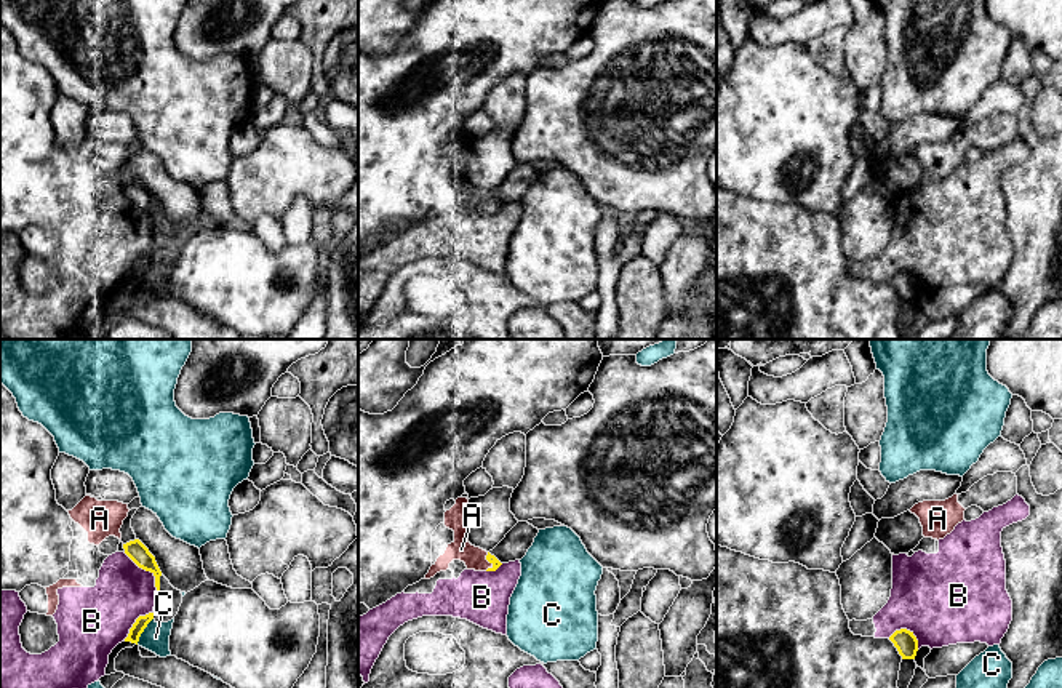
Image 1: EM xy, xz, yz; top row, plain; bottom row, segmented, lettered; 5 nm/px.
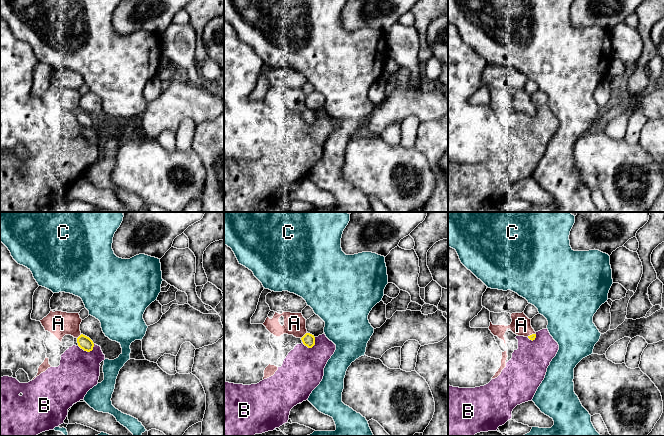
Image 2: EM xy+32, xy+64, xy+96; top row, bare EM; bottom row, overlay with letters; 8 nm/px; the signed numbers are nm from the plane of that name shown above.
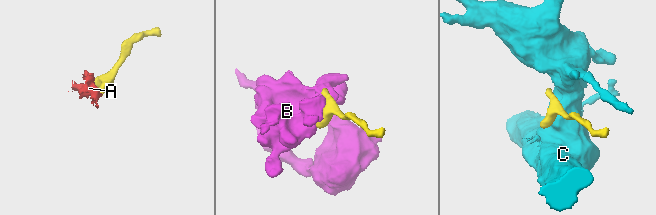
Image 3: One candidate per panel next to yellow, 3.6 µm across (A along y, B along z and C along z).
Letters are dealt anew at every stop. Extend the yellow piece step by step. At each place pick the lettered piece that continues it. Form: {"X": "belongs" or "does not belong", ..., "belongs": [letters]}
{"A": "belongs", "B": "does not belong", "C": "does not belong", "belongs": ["A"]}

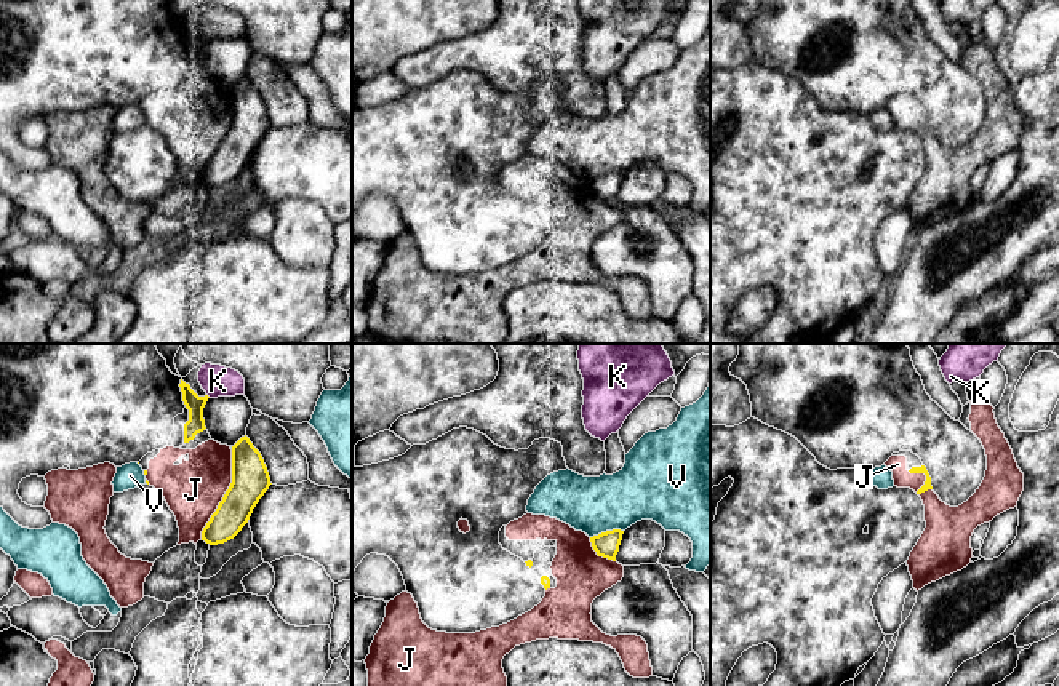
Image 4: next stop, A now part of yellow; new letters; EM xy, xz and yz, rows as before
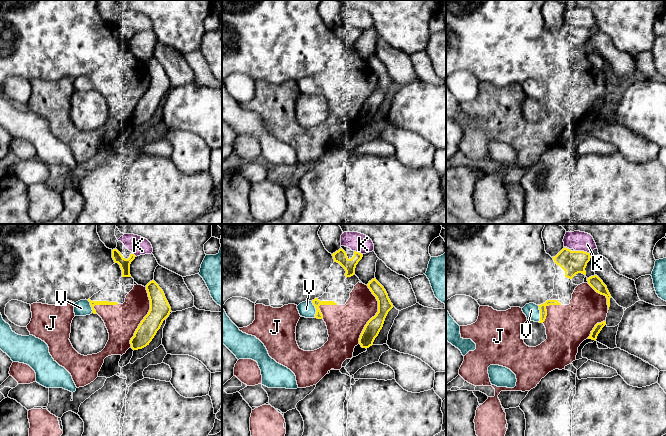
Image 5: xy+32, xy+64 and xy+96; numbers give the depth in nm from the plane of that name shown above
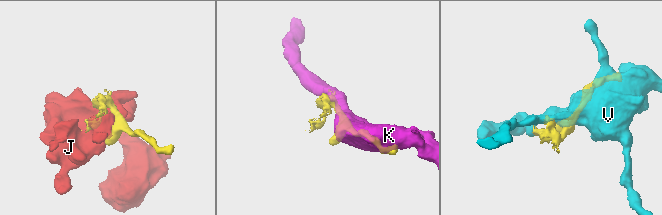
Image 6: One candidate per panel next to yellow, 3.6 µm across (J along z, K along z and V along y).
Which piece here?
{"J": "does not belong", "K": "does not belong", "V": "does not belong", "belongs": []}

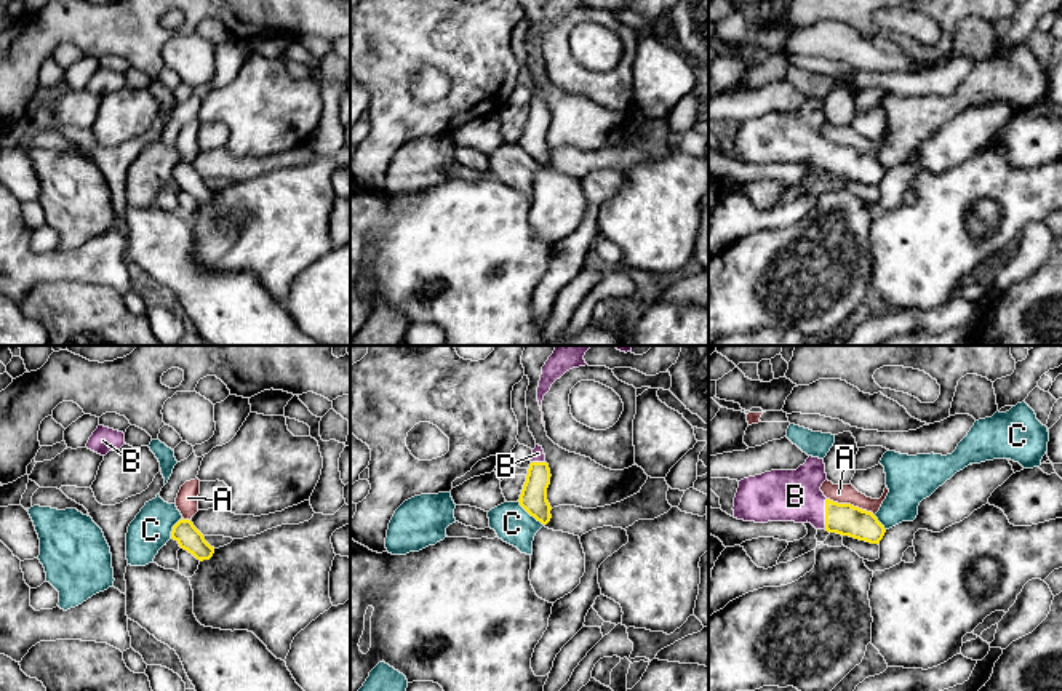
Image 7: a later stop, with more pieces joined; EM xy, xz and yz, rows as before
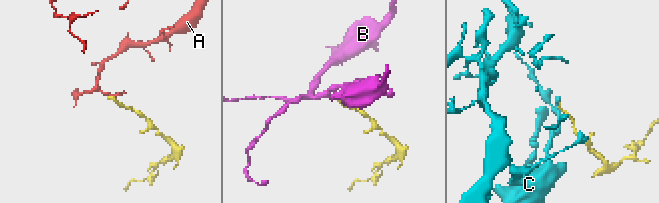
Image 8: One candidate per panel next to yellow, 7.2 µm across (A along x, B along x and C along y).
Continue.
{"A": "does not belong", "B": "belongs", "C": "does not belong", "belongs": ["B"]}

